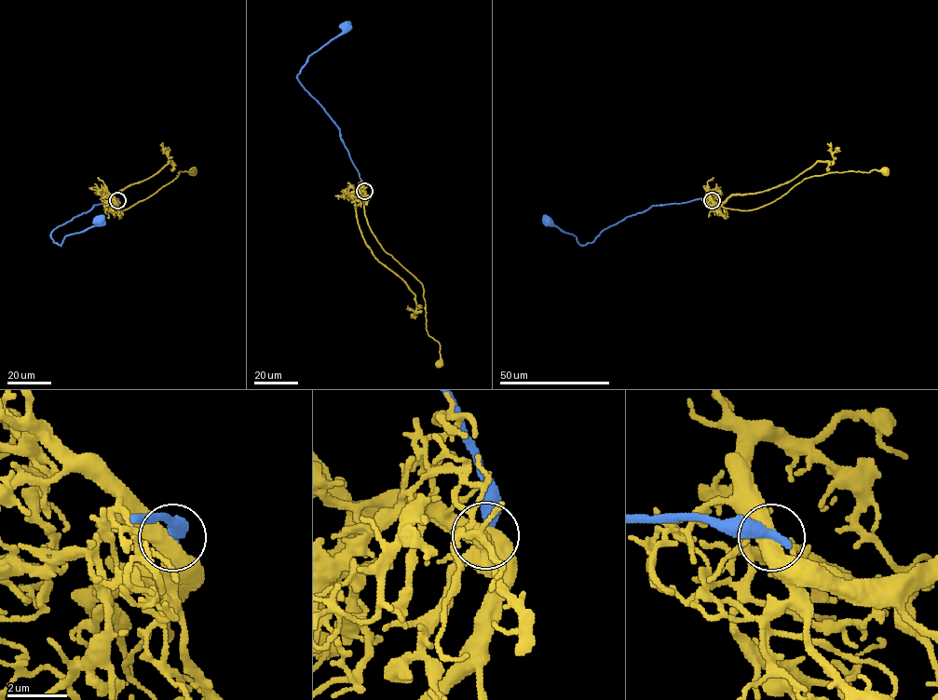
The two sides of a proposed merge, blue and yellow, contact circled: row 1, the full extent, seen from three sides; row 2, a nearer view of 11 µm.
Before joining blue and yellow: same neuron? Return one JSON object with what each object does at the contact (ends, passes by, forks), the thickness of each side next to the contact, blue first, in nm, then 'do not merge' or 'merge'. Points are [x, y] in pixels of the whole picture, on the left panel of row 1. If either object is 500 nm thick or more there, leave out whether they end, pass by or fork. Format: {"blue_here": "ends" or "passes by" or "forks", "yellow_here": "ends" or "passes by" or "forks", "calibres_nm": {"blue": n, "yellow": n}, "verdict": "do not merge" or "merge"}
{"calibres_nm": {"blue": 460, "yellow": 500}, "verdict": "do not merge"}

